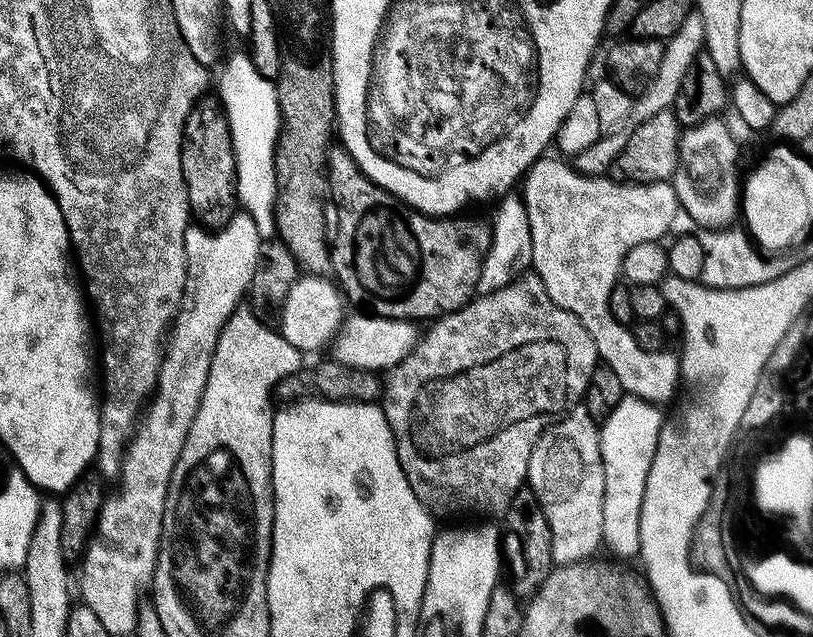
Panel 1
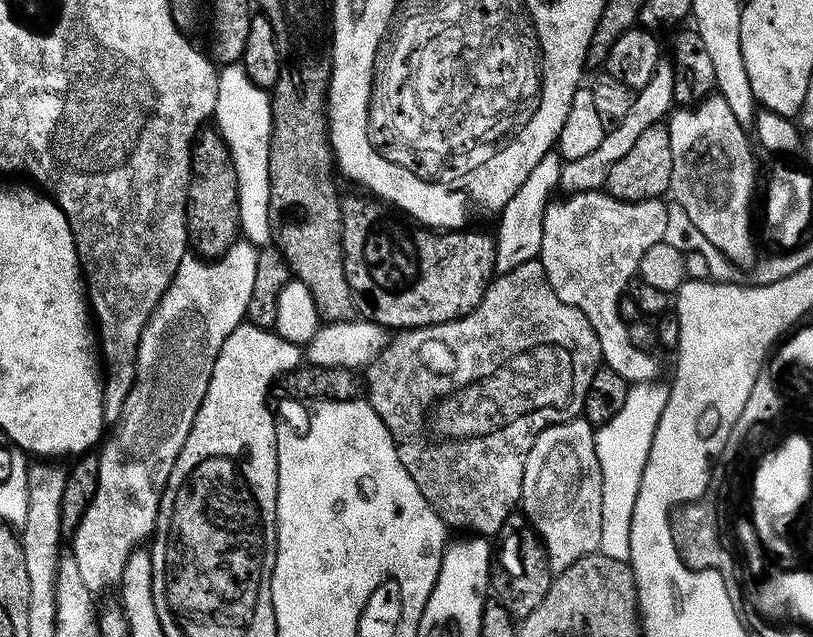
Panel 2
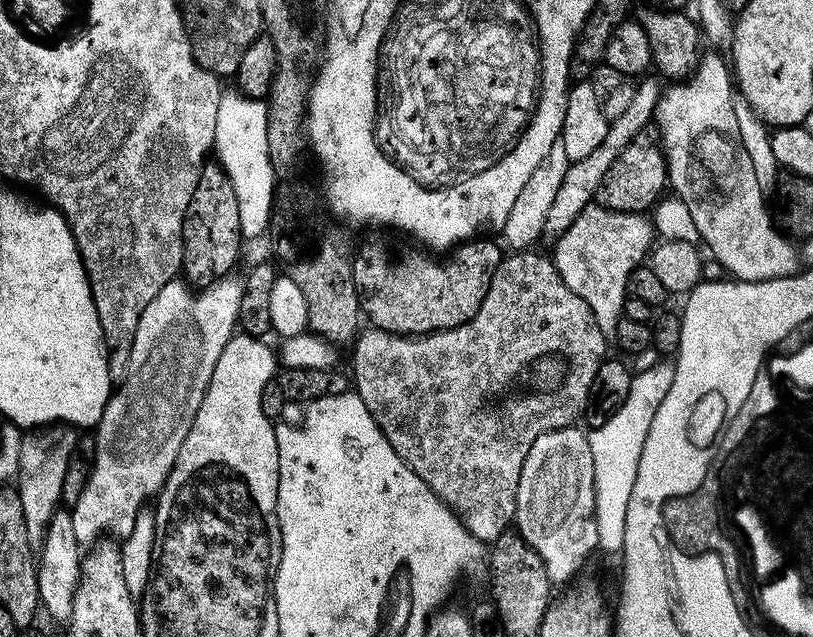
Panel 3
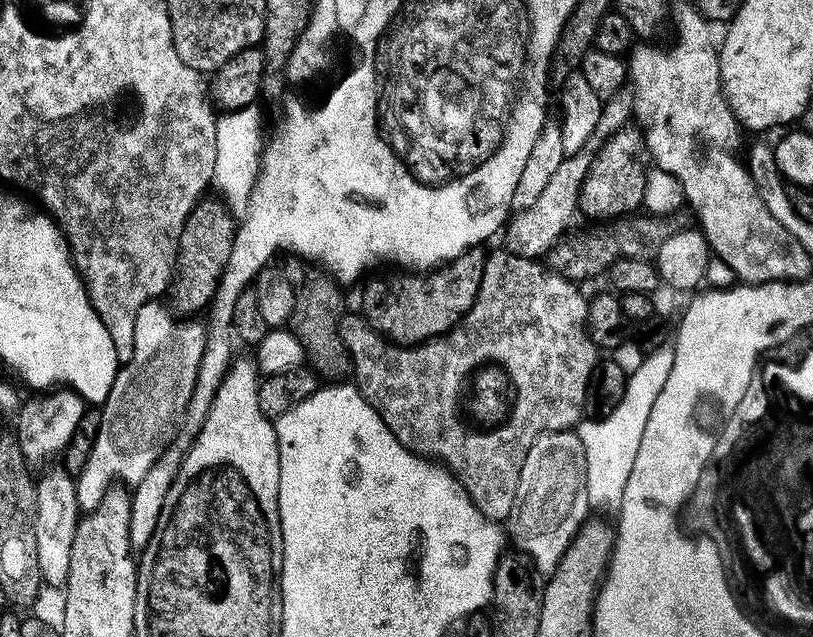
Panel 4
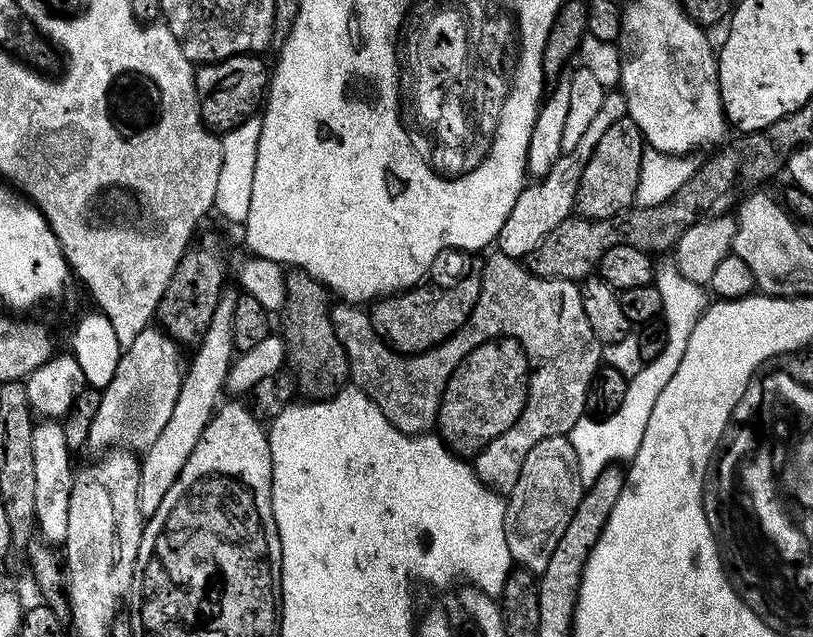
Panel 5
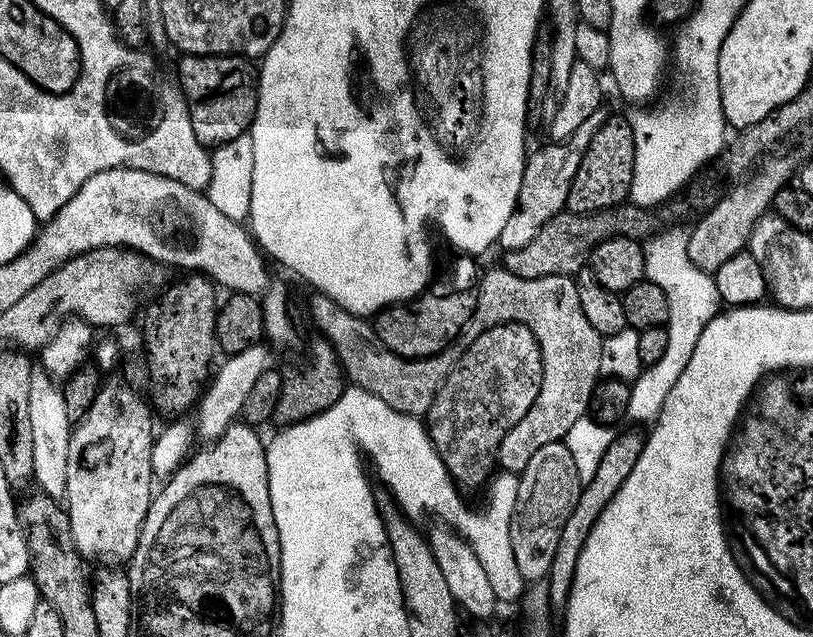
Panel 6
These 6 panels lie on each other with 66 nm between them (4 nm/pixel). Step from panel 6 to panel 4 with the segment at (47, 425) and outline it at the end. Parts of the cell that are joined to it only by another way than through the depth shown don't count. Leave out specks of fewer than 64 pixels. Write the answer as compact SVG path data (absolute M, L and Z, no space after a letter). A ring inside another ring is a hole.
M56 467L35 483L35 522L38 564L40 564L43 583L49 587L62 588L67 584L70 570L70 551L77 533L80 511L77 506L75 479L63 467Z

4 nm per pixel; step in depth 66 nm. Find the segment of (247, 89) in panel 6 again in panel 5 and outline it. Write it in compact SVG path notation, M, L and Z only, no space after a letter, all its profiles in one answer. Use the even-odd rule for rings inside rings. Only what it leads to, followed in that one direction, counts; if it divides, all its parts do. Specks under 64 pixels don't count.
M245 54L215 60L213 64L201 64L196 68L200 116L207 128L217 134L225 134L257 115L258 109L265 103L270 83L269 65L264 65L260 59L256 54Z

